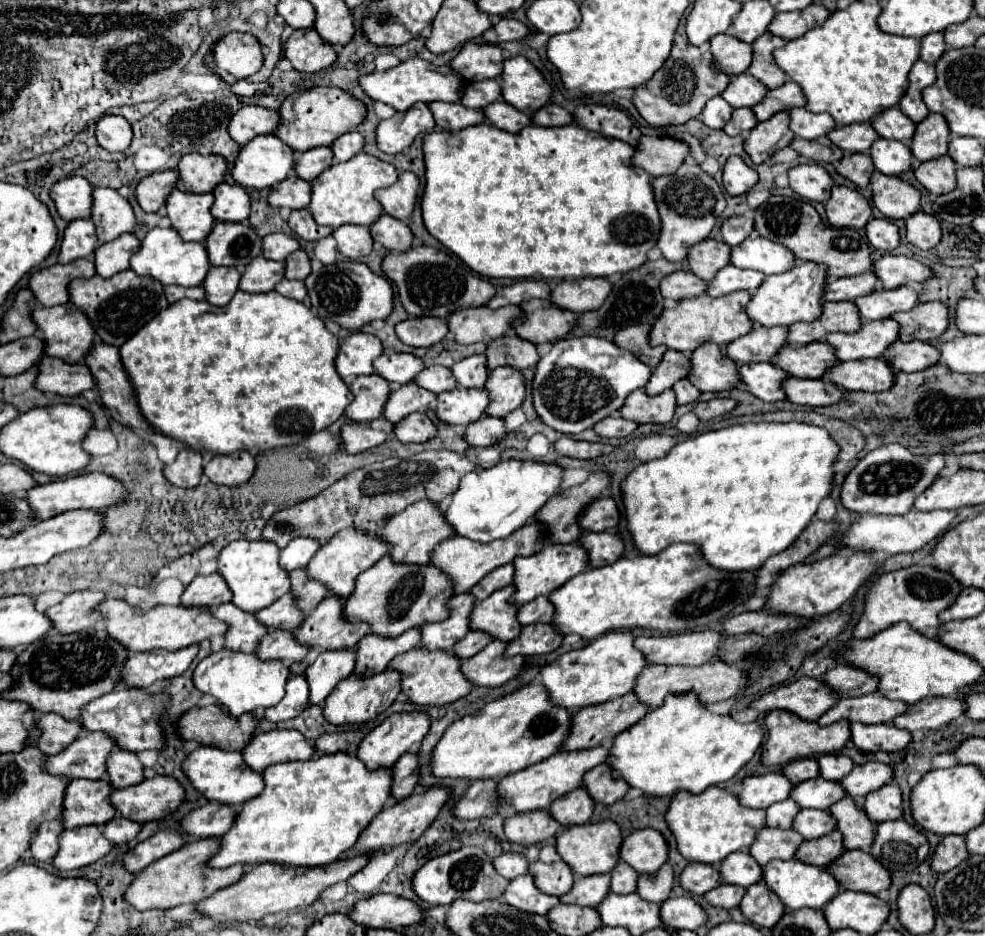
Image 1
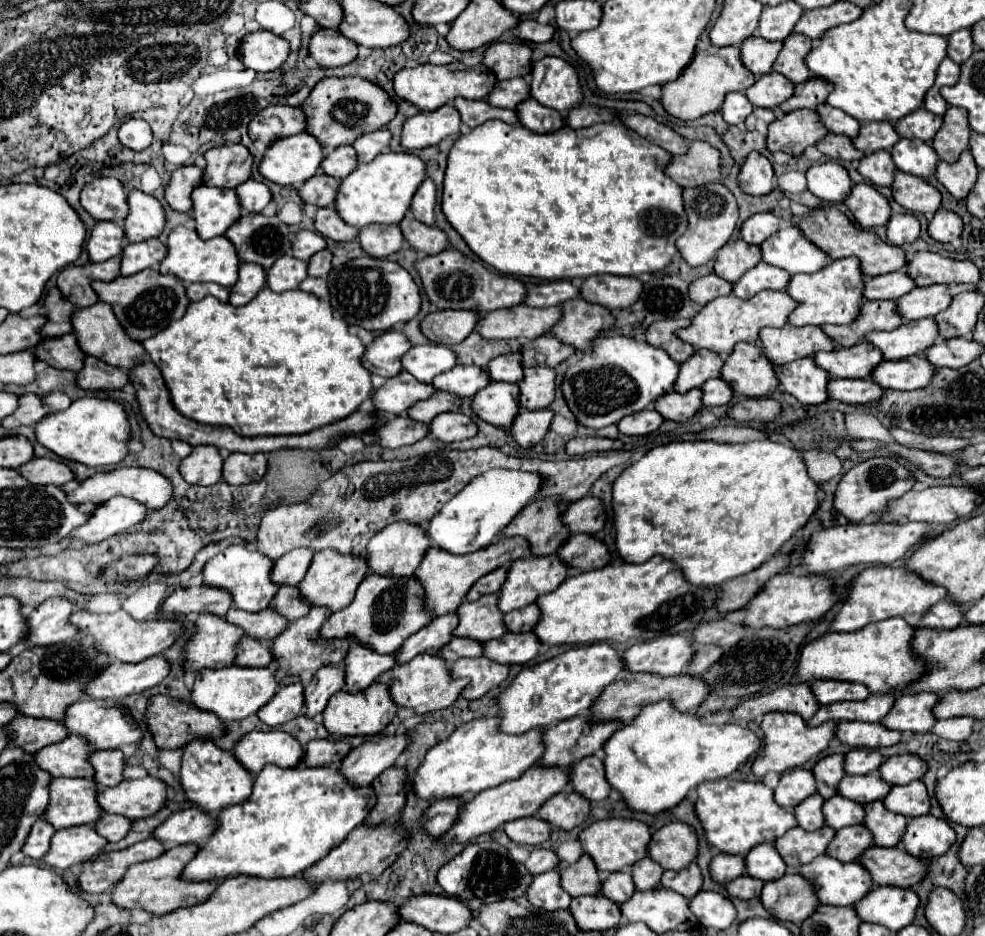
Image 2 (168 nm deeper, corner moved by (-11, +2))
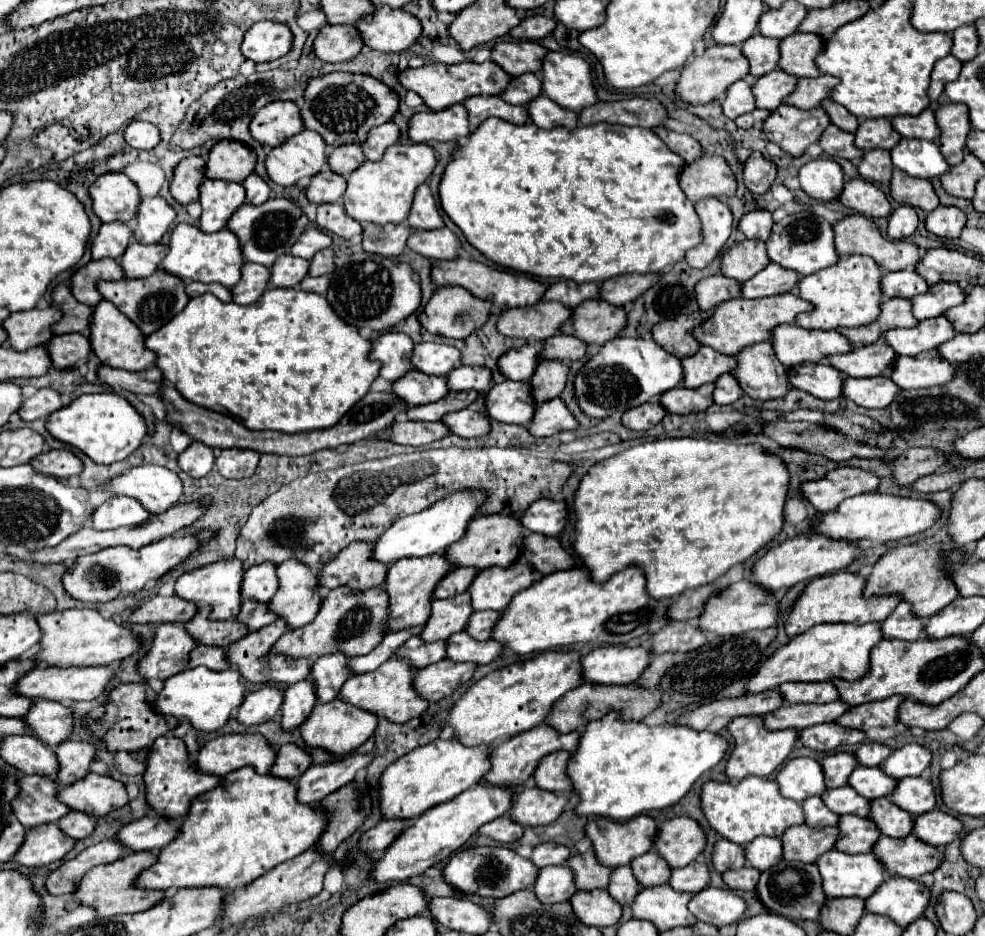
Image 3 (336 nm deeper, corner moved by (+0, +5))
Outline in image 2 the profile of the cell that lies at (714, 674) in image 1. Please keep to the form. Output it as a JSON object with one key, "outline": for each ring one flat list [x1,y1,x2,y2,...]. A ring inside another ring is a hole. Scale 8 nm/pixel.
{"outline":[[623,672,609,688,603,690,599,700,593,706,593,718,595,720,621,720,623,724,629,724,647,704,655,704,661,700,673,700,675,706,681,712,695,710,701,706,701,702,707,698,709,686,691,674,679,674,679,676,651,676,651,672,643,674,633,674,633,672]]}

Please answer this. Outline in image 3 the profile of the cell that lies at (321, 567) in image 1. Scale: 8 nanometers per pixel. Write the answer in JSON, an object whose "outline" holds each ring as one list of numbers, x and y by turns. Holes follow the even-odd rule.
{"outline":[[284,561,278,569,278,591,268,609,284,619,288,629,296,629,312,621,320,609,318,577,300,561]]}

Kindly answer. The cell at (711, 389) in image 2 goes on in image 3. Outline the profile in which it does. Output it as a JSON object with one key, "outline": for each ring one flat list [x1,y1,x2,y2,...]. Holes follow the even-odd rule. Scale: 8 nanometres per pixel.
{"outline":[[722,375,720,381,716,381,714,403,718,403,718,405,730,405,730,403,738,401,742,393,744,393,744,391,740,389,736,377,732,377,732,375]]}

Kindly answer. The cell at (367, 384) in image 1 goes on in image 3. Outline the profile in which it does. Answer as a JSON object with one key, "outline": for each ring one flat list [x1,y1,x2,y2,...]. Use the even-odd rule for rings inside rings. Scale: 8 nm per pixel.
{"outline":[[410,371,394,383,392,391,408,405,426,405,446,397,450,389,446,385,446,377,428,377,426,373]]}

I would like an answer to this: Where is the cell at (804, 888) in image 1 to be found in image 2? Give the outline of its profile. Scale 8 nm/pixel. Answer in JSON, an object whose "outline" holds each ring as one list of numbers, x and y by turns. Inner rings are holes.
{"outline":[[827,854,795,870,811,880,817,900,831,906,851,906,861,900,873,886,869,872,859,862,843,864]]}

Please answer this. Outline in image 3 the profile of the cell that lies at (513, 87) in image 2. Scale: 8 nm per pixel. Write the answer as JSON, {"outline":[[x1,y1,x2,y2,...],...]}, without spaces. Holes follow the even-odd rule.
{"outline":[[524,73,512,79,512,85,508,85,500,97,512,105,528,105,538,95,542,95,542,77,534,73]]}

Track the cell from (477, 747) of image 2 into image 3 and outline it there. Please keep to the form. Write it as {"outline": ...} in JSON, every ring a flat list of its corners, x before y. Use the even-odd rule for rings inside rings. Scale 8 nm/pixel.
{"outline":[[456,737,436,739,430,745,416,747,412,753,394,761,388,769,384,769,380,777,380,795,378,805,382,819,414,819,420,817,434,805,446,803,472,785,480,783,484,773,488,771,488,753,490,747,466,749,456,741]]}

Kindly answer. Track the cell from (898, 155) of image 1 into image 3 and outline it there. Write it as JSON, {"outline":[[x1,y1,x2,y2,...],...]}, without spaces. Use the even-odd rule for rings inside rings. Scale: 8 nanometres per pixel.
{"outline":[[902,139,900,145,896,145,890,153,894,167,902,169,912,177,934,179,934,177,942,177,950,169,938,145,932,141]]}

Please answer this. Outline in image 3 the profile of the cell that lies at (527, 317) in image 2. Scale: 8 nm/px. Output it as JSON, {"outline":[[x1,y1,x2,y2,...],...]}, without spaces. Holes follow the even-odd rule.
{"outline":[[538,301,536,305,508,309,500,315,498,331,506,337,526,339,530,343,554,337,564,321,572,317,572,309,556,301]]}

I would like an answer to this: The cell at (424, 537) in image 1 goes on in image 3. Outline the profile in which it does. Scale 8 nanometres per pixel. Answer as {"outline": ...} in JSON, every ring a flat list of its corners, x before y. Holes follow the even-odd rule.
{"outline":[[356,541,318,571,318,585,324,589,346,585,354,591,366,591,380,587,386,579,386,571,388,567,384,563,372,561,372,543]]}

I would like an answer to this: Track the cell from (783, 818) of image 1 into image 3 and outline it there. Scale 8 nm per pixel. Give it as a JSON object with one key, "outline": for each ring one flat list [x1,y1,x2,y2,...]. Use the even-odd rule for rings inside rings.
{"outline":[[808,797,804,803,804,813,806,813,806,825,810,827,828,827,828,825,838,825,840,815,832,813,820,797]]}

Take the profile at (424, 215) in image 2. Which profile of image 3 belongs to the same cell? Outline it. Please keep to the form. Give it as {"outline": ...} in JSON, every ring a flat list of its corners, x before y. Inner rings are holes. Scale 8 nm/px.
{"outline":[[426,183,420,185,416,191,408,223,412,229,418,229,418,231,432,231,432,229,444,227,444,221,442,221,438,207,436,207,434,195]]}

